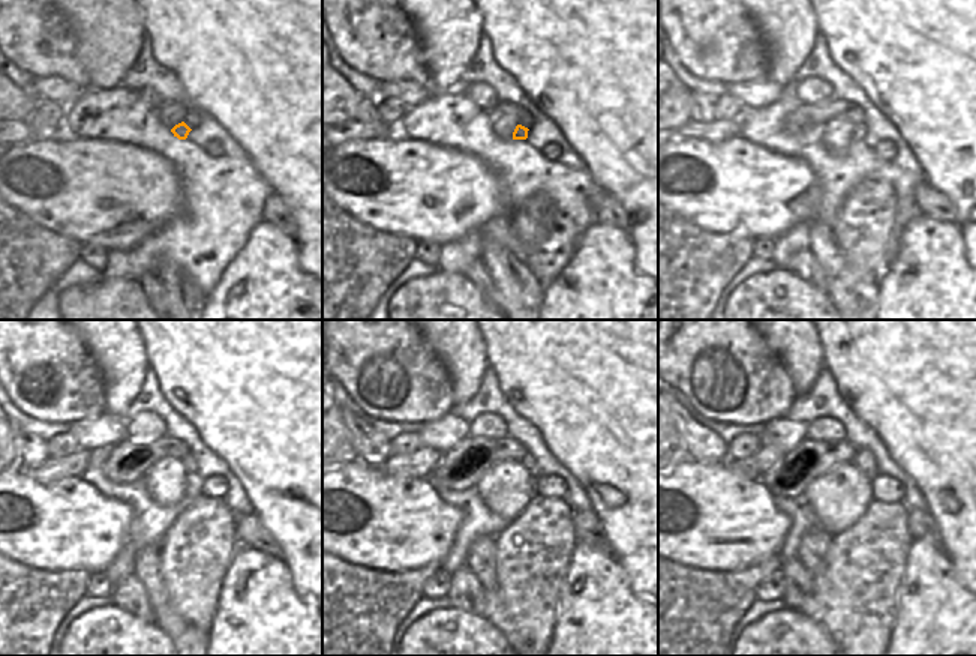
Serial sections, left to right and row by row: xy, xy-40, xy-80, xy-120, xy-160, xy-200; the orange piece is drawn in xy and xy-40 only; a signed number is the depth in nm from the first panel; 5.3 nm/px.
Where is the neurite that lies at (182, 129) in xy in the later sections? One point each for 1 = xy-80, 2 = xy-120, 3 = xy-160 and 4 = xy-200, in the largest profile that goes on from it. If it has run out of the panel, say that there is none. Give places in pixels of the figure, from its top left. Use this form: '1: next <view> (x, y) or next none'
1: next xy-80 (861, 129)
2: next xy-120 (191, 466)
3: next xy-160 (528, 461)
4: next xy-200 (864, 460)

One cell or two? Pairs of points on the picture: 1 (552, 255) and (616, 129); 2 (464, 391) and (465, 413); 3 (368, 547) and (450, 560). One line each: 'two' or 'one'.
1: two
2: two
3: two

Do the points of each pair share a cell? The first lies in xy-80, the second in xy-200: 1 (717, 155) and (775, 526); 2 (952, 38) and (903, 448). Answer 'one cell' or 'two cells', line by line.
1: one cell
2: one cell

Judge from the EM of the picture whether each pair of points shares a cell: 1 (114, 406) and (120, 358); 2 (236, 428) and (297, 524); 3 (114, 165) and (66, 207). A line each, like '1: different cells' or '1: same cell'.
1: same cell
2: same cell
3: same cell

